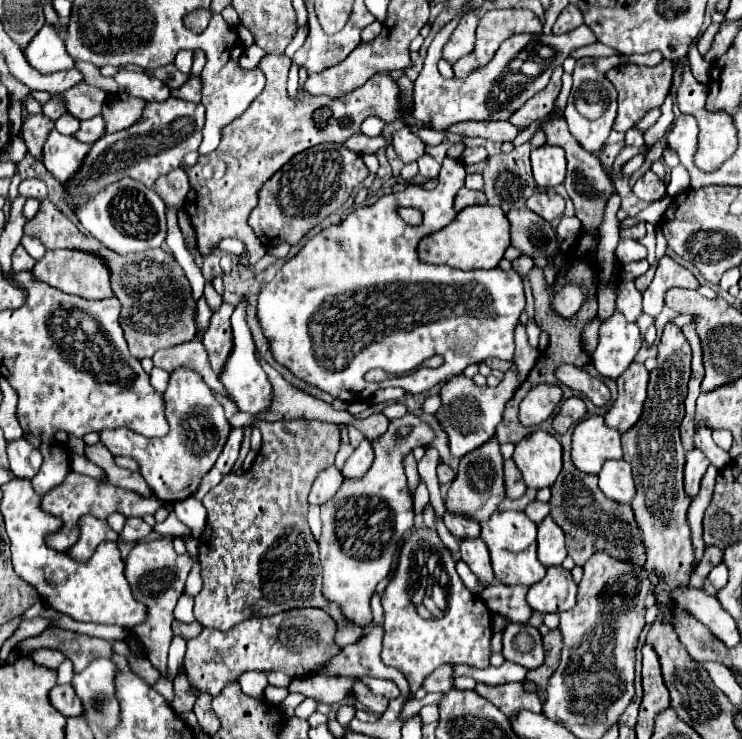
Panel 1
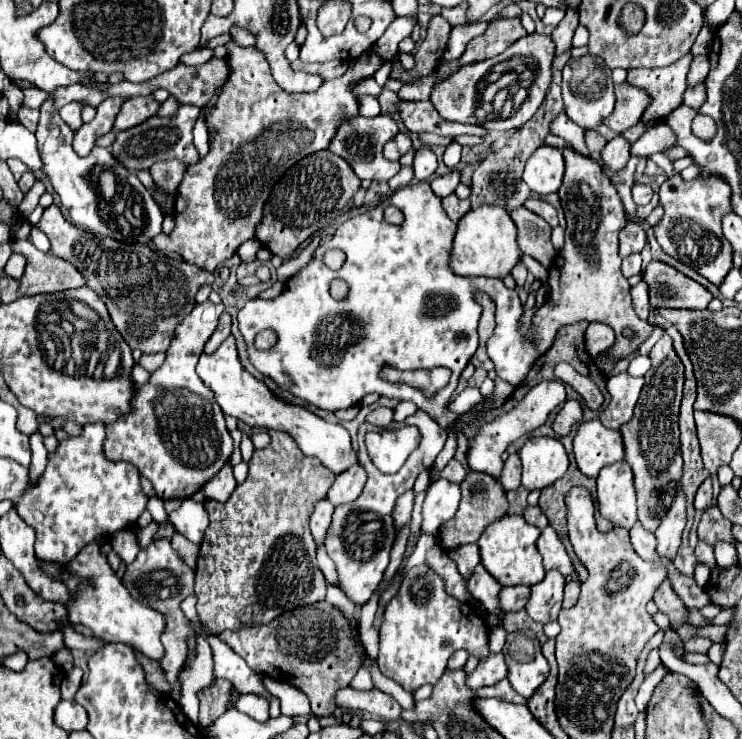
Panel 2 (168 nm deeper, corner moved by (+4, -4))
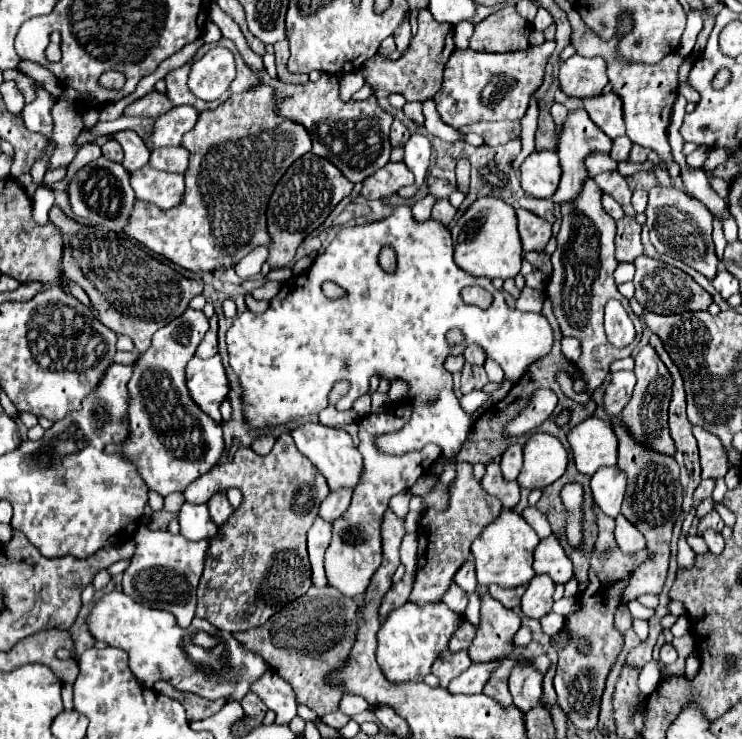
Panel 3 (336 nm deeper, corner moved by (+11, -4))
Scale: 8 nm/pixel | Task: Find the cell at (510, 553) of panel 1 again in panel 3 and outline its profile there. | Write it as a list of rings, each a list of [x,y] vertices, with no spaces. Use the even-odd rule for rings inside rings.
[[[502,510],[500,516],[490,522],[480,536],[472,542],[472,556],[476,562],[476,574],[478,574],[478,582],[484,586],[496,584],[496,586],[504,586],[504,588],[512,588],[528,584],[532,580],[532,576],[536,574],[532,568],[534,562],[534,550],[538,546],[540,538],[534,532],[534,528],[514,510]]]

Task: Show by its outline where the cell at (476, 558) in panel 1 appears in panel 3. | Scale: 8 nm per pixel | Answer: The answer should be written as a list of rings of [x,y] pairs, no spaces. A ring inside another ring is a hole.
[[[480,586],[482,608],[480,608],[480,628],[476,638],[468,648],[474,662],[494,662],[514,654],[514,634],[520,628],[520,616],[506,610],[496,602],[486,586]]]

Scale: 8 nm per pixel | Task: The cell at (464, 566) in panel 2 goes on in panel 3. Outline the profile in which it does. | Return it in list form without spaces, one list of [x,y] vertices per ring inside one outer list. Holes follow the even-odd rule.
[[[468,558],[468,560],[464,562],[464,566],[456,572],[454,582],[456,582],[466,594],[472,594],[472,592],[478,588],[478,580],[476,580],[476,572],[474,572],[474,562],[472,562],[472,558]]]

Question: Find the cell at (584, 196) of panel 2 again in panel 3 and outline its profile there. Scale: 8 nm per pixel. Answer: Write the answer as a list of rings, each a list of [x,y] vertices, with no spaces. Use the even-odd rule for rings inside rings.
[[[590,178],[588,182],[584,182],[584,190],[582,190],[580,198],[562,206],[562,228],[556,236],[558,248],[552,254],[554,274],[550,276],[550,282],[546,286],[548,298],[552,300],[552,306],[554,306],[554,316],[560,324],[562,334],[574,336],[582,344],[582,354],[574,362],[574,366],[580,372],[582,380],[586,382],[584,392],[574,390],[574,380],[570,374],[560,372],[556,376],[562,392],[568,398],[572,398],[574,402],[588,402],[590,400],[590,394],[606,380],[610,362],[630,356],[634,346],[640,342],[640,334],[644,328],[640,318],[630,311],[629,301],[618,292],[618,288],[614,284],[612,272],[618,266],[618,262],[614,258],[616,222],[604,212],[600,198],[602,198],[602,190]],[[610,298],[616,298],[624,304],[624,308],[628,311],[636,329],[636,339],[626,348],[614,348],[606,340],[606,334],[604,334],[604,306]]]

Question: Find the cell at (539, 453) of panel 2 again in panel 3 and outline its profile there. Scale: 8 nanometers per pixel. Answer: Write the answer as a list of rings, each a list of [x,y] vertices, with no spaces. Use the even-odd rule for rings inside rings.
[[[536,432],[524,444],[524,466],[518,476],[522,488],[542,488],[556,482],[568,466],[568,452],[562,442],[544,432]]]

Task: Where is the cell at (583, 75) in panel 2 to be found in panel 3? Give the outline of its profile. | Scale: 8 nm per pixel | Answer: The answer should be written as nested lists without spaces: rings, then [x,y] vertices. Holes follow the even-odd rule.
[[[574,54],[560,66],[560,88],[568,96],[576,98],[592,98],[602,94],[602,88],[608,84],[606,76],[606,60],[596,58],[584,58],[580,54]]]

